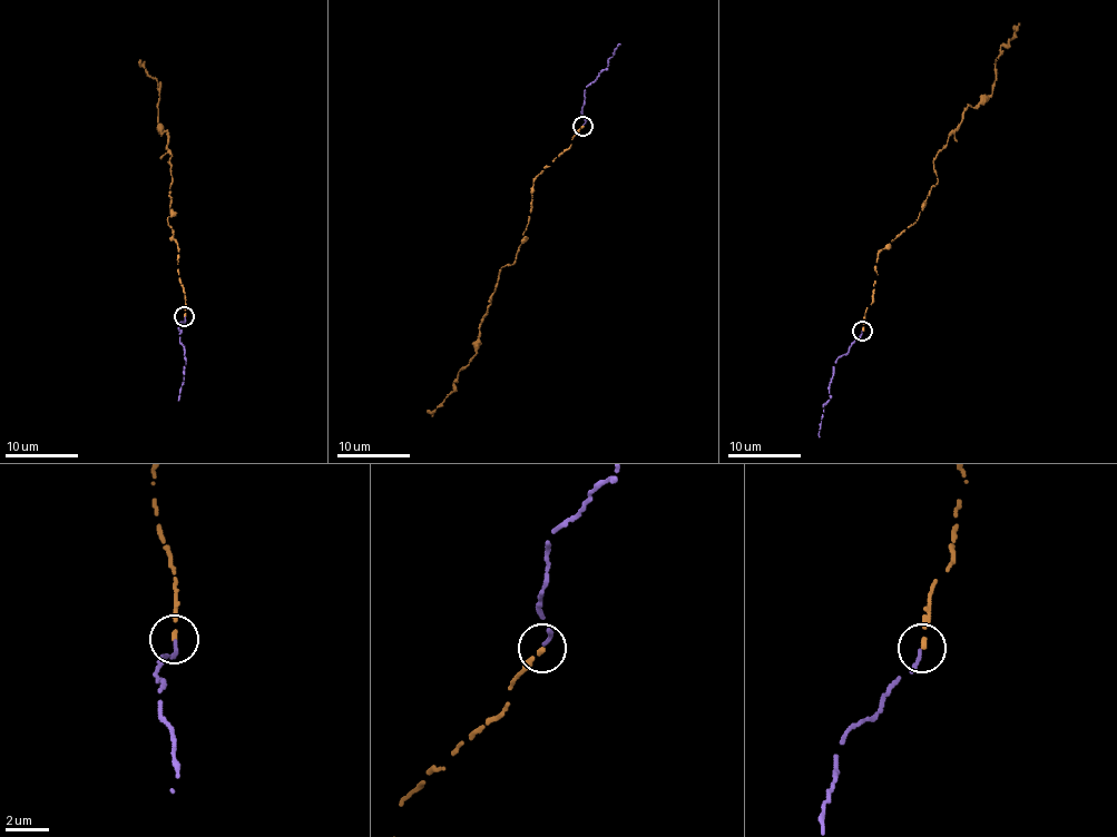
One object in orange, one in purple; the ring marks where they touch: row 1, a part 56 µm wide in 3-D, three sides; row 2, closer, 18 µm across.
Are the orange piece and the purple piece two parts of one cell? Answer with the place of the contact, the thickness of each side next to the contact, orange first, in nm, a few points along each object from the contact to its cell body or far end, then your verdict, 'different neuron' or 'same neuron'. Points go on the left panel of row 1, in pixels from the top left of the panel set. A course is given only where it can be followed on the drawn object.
place (184, 316); calibres 220 and 170 nm; course orange (185, 315), (178, 243), (167, 218), (172, 210), (168, 135), (156, 128), (160, 85), (145, 70), (144, 61); course purple (185, 317), (179, 328), (186, 364), (177, 400); same neuron

